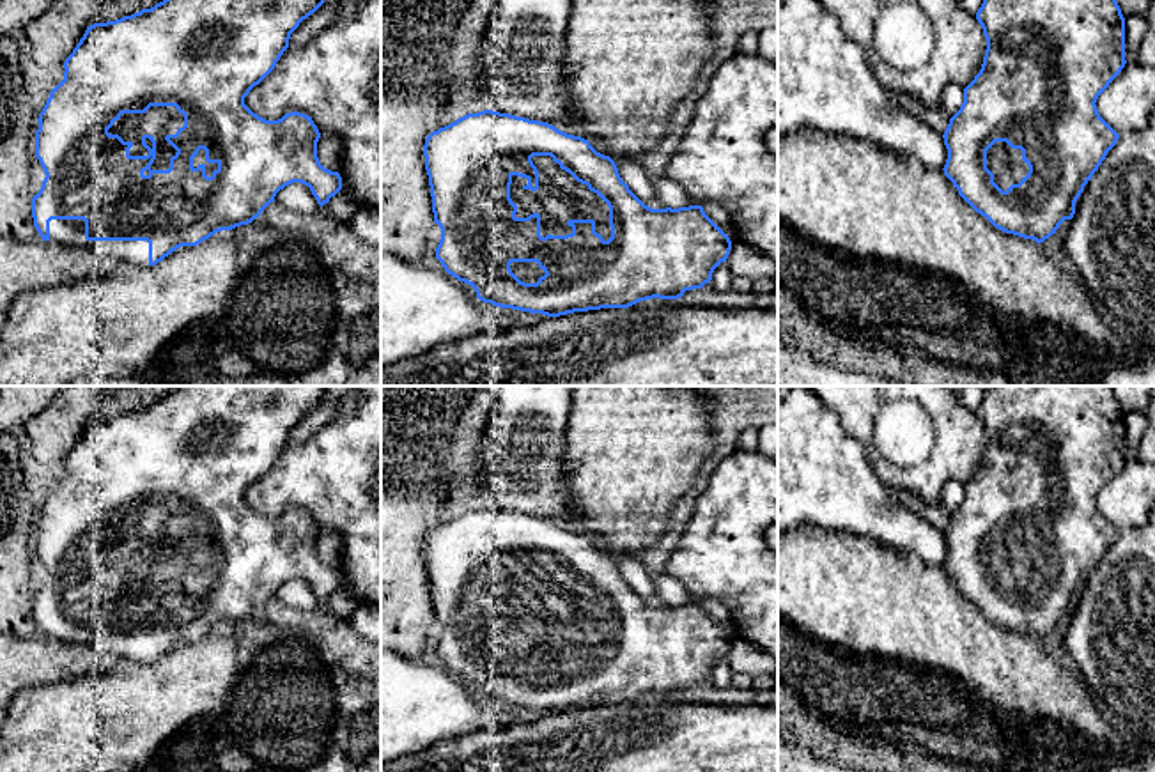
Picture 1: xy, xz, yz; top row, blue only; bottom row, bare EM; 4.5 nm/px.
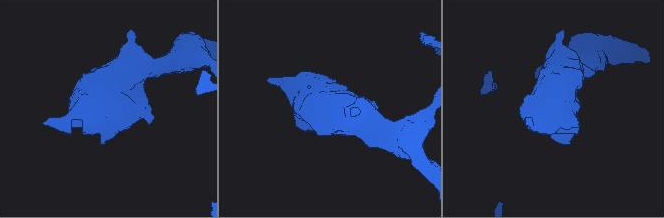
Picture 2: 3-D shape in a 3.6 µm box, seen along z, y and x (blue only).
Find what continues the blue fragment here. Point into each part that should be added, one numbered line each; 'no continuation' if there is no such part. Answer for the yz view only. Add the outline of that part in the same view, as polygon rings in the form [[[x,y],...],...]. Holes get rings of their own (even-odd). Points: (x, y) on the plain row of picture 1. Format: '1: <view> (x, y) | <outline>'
1: yz (1007, 560) | [[[996,538],[987,547],[987,565],[994,570],[994,579],[1006,588],[1019,581],[1029,568],[1020,545],[1012,545],[1006,538]]]

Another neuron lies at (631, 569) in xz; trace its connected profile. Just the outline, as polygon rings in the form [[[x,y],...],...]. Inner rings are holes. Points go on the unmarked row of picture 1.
[[[613,552],[611,556],[615,558],[622,577],[645,602],[652,606],[666,606],[654,586],[652,575],[647,572],[638,556],[627,552]]]

